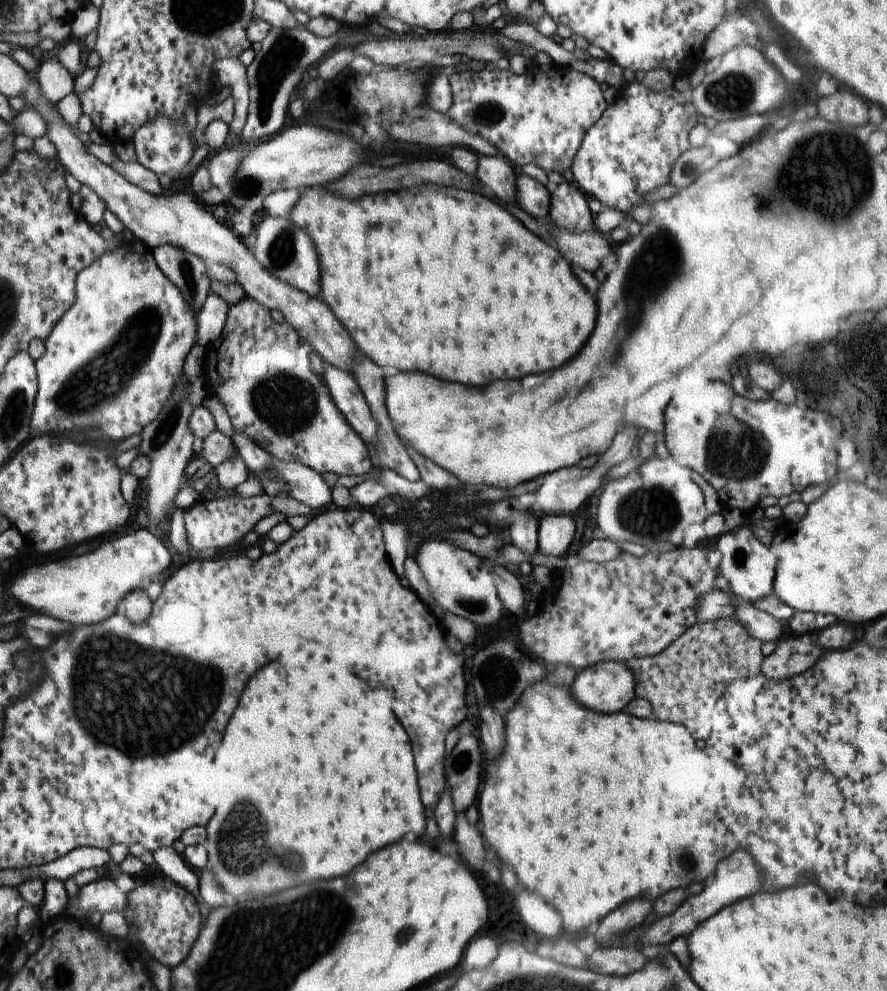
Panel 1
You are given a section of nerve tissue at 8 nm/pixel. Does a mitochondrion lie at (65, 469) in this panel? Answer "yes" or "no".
yes

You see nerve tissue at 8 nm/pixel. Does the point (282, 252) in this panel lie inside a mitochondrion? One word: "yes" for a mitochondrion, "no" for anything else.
yes

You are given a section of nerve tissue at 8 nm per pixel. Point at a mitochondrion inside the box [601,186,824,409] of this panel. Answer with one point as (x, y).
(664, 244)

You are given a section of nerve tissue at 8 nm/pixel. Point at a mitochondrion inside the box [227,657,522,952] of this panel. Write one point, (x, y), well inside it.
(292, 864)

